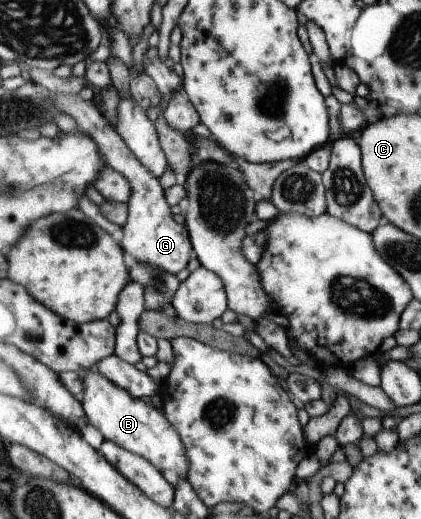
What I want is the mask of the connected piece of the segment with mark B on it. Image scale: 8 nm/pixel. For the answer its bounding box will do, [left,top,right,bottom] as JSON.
[82,369,189,478]

